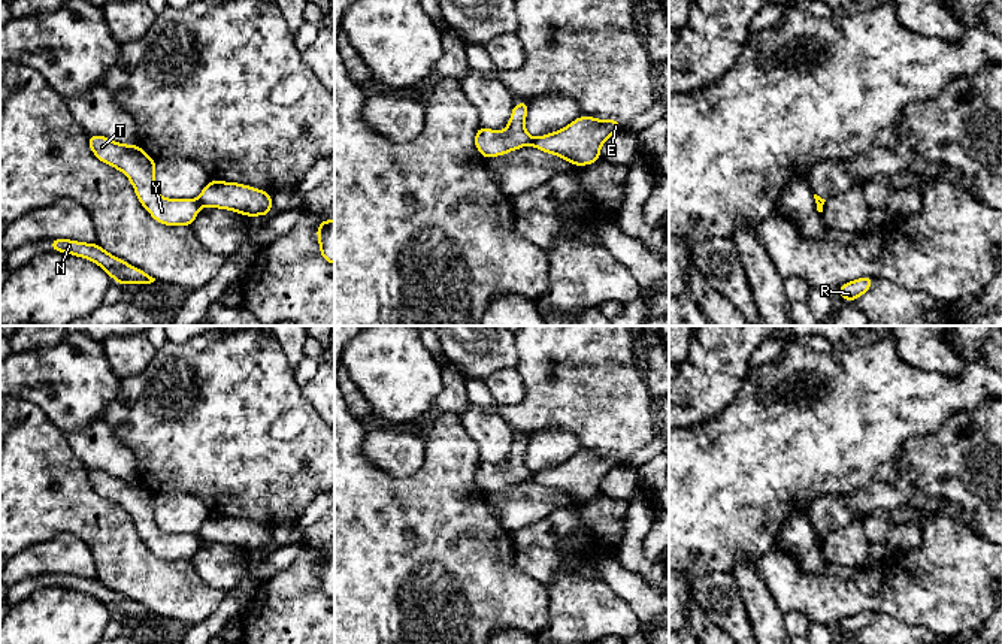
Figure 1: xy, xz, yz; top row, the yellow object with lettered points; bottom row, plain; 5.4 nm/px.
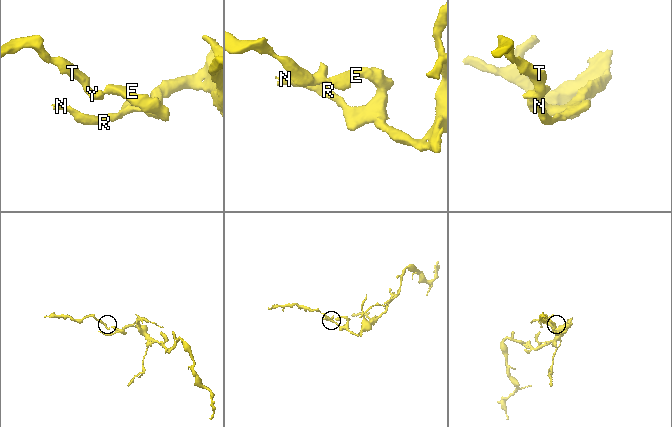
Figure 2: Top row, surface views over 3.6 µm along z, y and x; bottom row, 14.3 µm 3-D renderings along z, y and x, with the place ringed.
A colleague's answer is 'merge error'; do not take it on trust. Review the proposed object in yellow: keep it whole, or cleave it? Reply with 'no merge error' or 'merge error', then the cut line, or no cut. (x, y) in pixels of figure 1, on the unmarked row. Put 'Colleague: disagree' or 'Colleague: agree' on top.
Colleague: agree
merge error | xz (533, 472), (530, 478)

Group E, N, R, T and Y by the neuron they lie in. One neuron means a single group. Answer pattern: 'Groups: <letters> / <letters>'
Groups: E N R / T Y

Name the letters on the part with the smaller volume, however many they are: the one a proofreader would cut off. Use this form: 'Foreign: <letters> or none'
Foreign: T, Y

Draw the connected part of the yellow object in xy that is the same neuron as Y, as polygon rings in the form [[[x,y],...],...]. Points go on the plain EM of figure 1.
[[[105,471],[88,472],[93,489],[130,514],[139,536],[152,553],[166,560],[191,560],[200,538],[193,533],[164,533],[155,524],[155,495],[136,478],[122,480]]]

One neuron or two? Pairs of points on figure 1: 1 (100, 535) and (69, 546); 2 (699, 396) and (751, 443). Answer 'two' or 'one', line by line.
1: two
2: two

